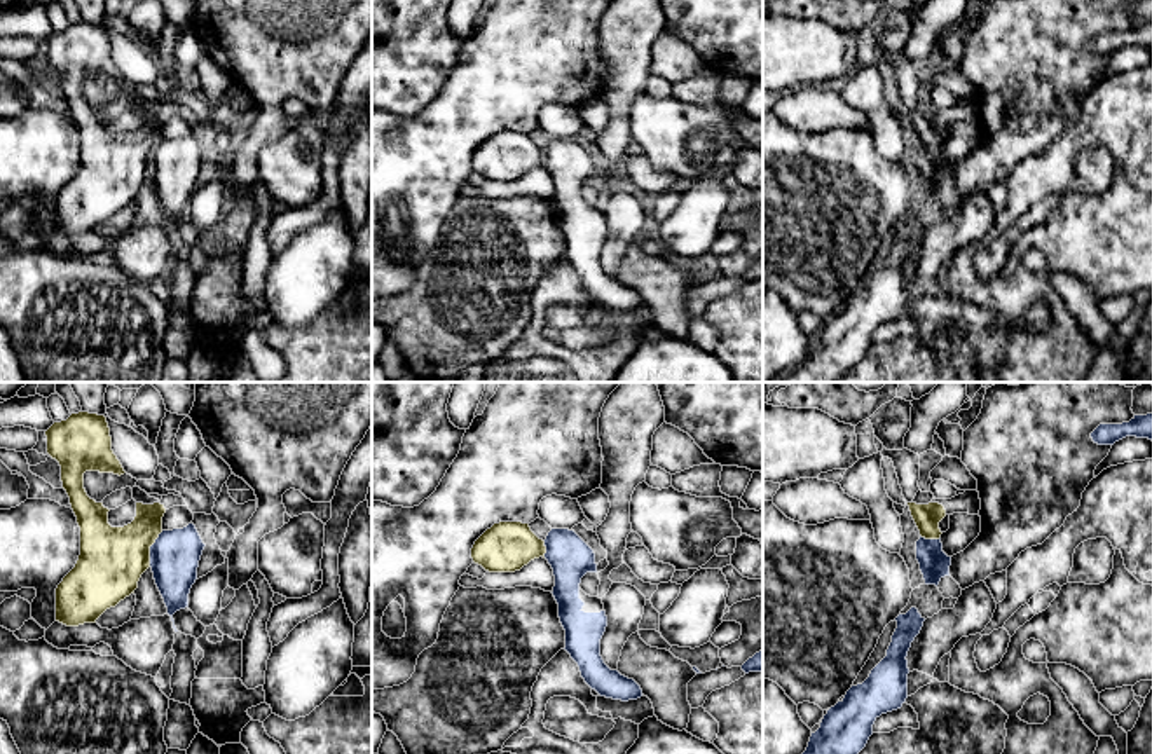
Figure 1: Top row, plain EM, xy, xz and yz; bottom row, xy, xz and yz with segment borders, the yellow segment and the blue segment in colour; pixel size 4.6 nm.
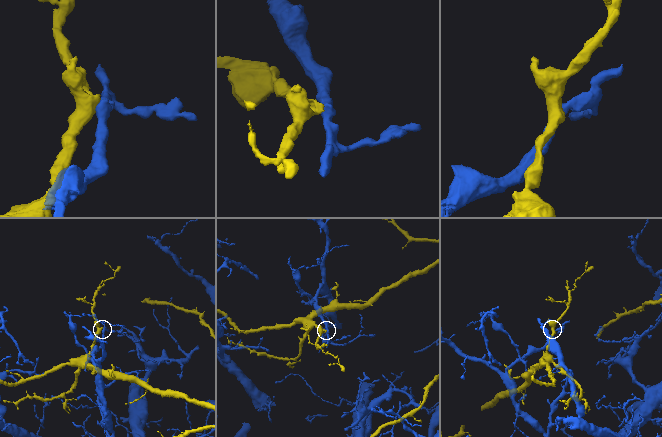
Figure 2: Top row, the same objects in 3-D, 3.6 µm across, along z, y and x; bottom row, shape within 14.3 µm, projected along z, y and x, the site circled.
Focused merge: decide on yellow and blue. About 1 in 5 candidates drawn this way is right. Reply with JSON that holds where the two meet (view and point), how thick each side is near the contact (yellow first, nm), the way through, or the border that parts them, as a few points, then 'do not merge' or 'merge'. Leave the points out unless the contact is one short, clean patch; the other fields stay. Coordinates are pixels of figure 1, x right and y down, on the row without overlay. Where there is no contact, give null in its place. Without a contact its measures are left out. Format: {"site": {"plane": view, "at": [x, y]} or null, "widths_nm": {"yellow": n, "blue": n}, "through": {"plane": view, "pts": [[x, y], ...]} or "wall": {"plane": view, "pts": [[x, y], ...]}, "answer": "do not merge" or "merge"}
{"site": {"plane": "xy", "at": [149, 157]}, "widths_nm": {"yellow": 300, "blue": 220}, "wall": {"plane": "xy", "pts": [[163, 140], [150, 156], [149, 175]]}, "answer": "do not merge"}

